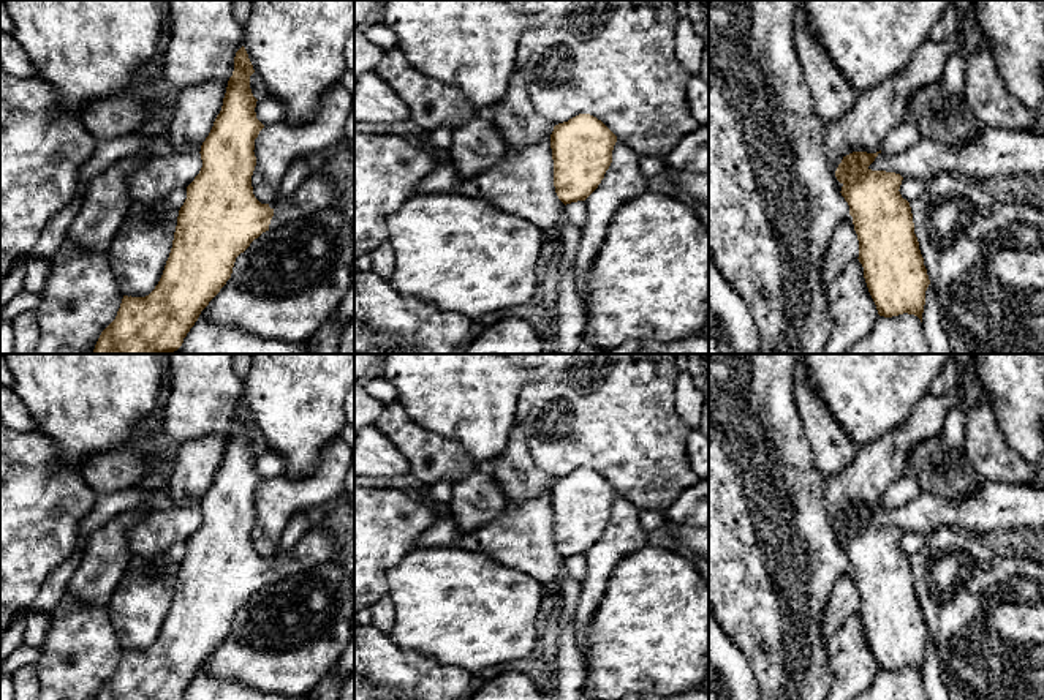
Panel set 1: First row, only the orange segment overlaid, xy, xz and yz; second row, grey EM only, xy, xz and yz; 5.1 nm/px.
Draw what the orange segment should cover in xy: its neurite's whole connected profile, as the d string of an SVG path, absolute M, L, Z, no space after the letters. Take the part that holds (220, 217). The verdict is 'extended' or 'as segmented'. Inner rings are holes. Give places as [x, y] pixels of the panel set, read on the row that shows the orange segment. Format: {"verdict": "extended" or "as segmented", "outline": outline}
{"verdict": "extended", "outline": "M245 47L234 57L223 106L201 145L202 167L187 186L187 199L179 210L172 248L163 275L146 297L123 295L115 319L101 332L92 354L172 354L177 351L201 311L231 278L236 258L263 232L291 220L334 207L339 201L335 185L316 174L289 196L261 204L252 186L256 166L255 139L264 125L256 119L256 98L250 88L255 73Z"}

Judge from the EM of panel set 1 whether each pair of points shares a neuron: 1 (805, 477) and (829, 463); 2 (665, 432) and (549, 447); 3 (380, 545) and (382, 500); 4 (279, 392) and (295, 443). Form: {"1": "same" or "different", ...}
{"1": "different", "2": "same", "3": "same", "4": "same"}

